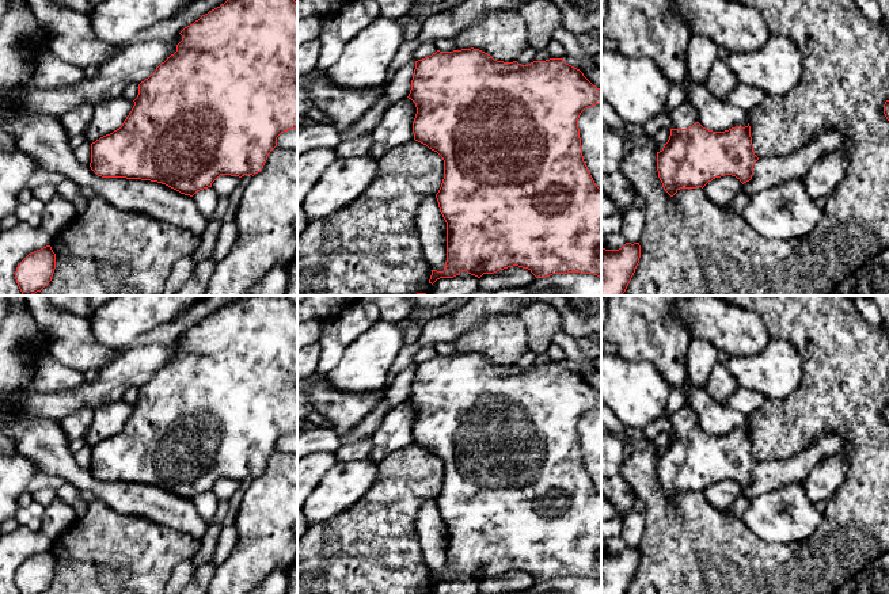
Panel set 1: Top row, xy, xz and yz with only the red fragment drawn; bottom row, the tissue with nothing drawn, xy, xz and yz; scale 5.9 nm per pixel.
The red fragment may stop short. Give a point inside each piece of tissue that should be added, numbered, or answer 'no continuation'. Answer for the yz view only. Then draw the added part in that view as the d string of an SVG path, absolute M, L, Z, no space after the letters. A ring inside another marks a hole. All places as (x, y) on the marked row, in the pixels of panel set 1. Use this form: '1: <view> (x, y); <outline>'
1: yz (684, 115); M689 102L677 106L668 115L672 129L688 129L699 119L696 108Z

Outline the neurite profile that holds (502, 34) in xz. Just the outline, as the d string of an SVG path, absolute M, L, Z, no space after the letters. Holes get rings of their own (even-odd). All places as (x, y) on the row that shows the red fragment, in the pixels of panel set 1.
M491 11L463 28L455 42L456 50L474 47L497 61L513 62L528 47L528 30L517 11Z

